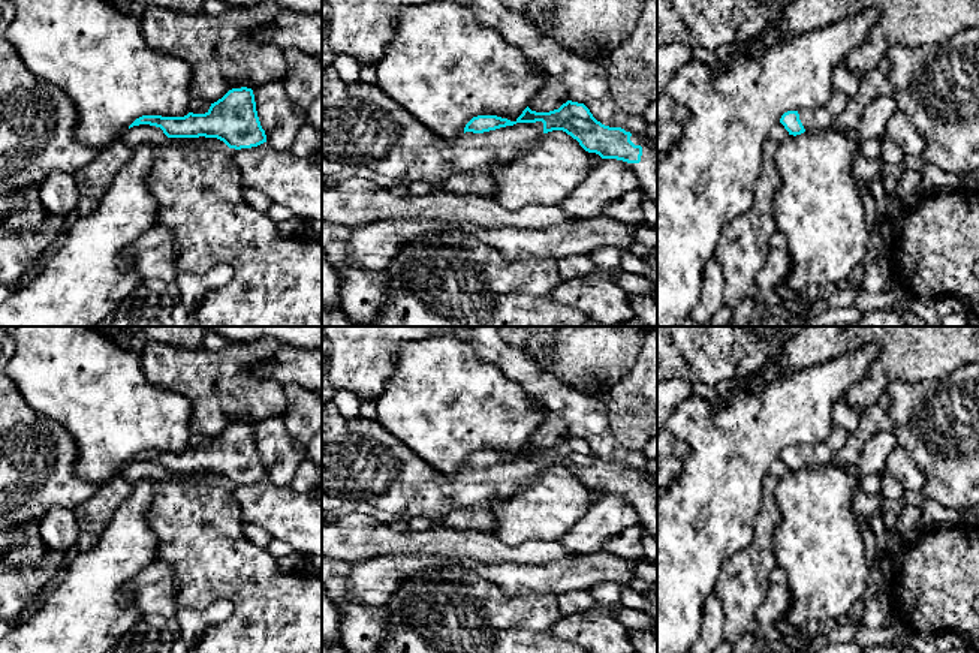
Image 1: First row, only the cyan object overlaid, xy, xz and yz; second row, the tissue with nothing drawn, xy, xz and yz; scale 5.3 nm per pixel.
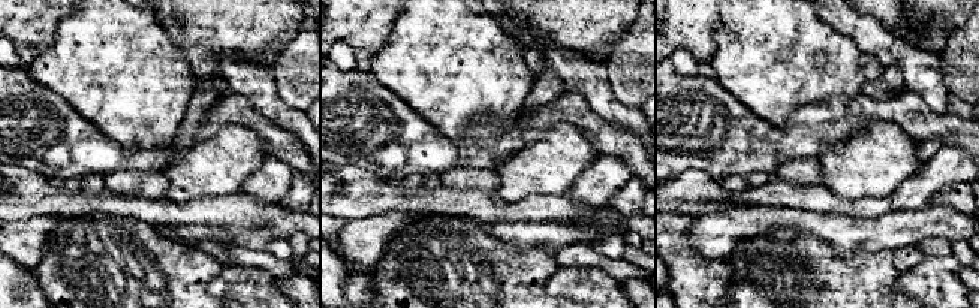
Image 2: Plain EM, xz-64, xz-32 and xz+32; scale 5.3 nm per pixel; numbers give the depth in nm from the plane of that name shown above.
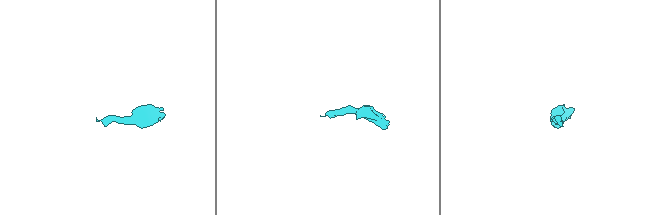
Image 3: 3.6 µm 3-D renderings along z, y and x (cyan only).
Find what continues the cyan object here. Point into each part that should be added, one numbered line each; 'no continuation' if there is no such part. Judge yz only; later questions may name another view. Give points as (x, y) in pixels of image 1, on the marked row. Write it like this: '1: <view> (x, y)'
1: yz (813, 120)

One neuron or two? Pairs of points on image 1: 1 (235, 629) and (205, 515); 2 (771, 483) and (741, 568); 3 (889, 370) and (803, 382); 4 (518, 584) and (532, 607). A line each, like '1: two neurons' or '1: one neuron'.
1: one neuron
2: one neuron
3: two neurons
4: two neurons

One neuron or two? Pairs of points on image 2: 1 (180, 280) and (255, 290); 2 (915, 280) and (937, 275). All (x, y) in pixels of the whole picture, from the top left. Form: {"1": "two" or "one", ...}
{"1": "two", "2": "one"}

